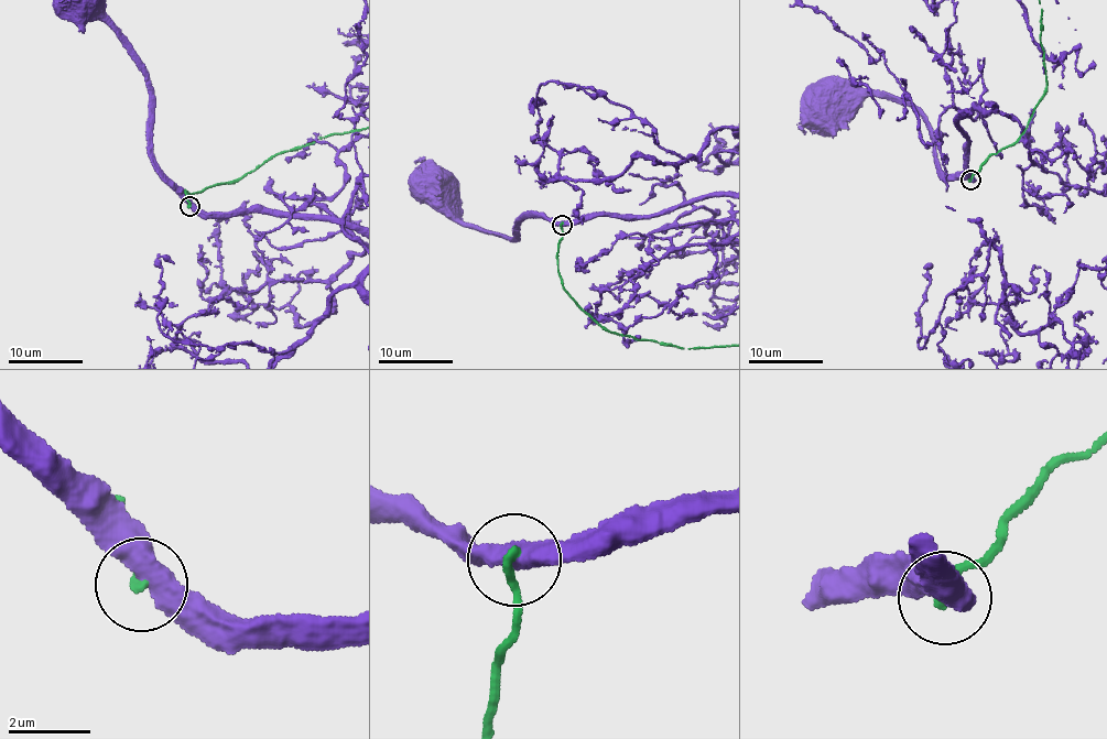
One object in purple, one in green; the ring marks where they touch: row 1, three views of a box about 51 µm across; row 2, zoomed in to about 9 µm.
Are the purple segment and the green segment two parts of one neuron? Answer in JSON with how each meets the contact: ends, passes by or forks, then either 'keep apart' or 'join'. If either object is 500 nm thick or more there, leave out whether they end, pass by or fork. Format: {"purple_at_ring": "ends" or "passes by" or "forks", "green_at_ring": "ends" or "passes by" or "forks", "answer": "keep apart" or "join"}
{"answer": "keep apart"}

